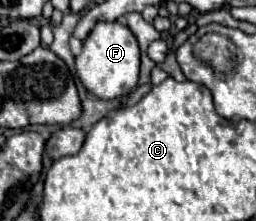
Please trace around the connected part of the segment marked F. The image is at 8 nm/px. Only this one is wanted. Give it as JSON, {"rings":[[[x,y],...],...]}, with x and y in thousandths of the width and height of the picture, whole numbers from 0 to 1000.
{"rings":[[[457,95],[441,104],[379,104],[371,131],[348,149],[340,186],[324,195],[324,222],[309,258],[293,267],[301,339],[324,376],[324,394],[371,430],[379,448],[426,457],[480,439],[512,421],[535,394],[543,357],[543,204],[520,149],[504,149],[496,113],[473,113]]]}

